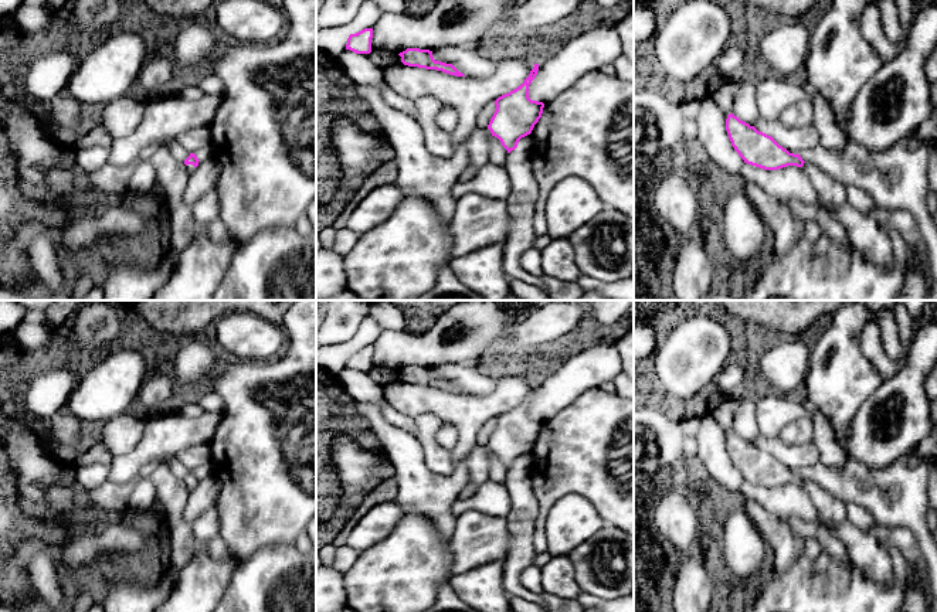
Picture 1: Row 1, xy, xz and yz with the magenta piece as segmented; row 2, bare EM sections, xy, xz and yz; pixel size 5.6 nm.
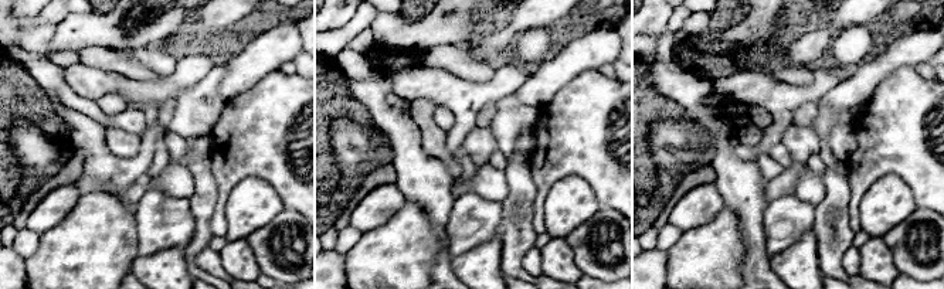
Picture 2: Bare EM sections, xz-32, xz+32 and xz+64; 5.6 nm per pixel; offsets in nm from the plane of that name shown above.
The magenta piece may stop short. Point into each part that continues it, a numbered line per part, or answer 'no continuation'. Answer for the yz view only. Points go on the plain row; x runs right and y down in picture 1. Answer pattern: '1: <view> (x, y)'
1: yz (831, 510)

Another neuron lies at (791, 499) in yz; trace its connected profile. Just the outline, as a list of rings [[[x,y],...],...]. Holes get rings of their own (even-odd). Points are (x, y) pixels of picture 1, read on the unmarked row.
[[[744,480],[737,499],[753,499],[754,502],[761,504],[767,511],[781,518],[788,518],[791,516],[795,516],[799,520],[819,523],[825,526],[819,520],[819,514],[818,514],[818,510],[815,509],[814,502],[811,500],[805,489],[797,483],[787,483],[778,487],[764,487],[764,486]]]

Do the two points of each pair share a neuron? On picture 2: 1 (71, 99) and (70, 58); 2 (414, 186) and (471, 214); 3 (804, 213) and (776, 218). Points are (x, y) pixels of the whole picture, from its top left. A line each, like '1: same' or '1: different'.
1: different
2: different
3: same

